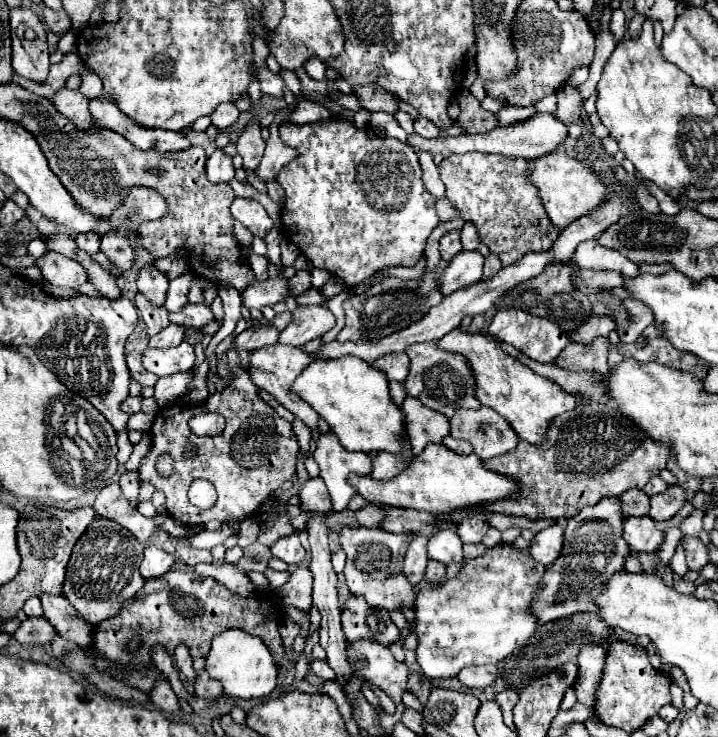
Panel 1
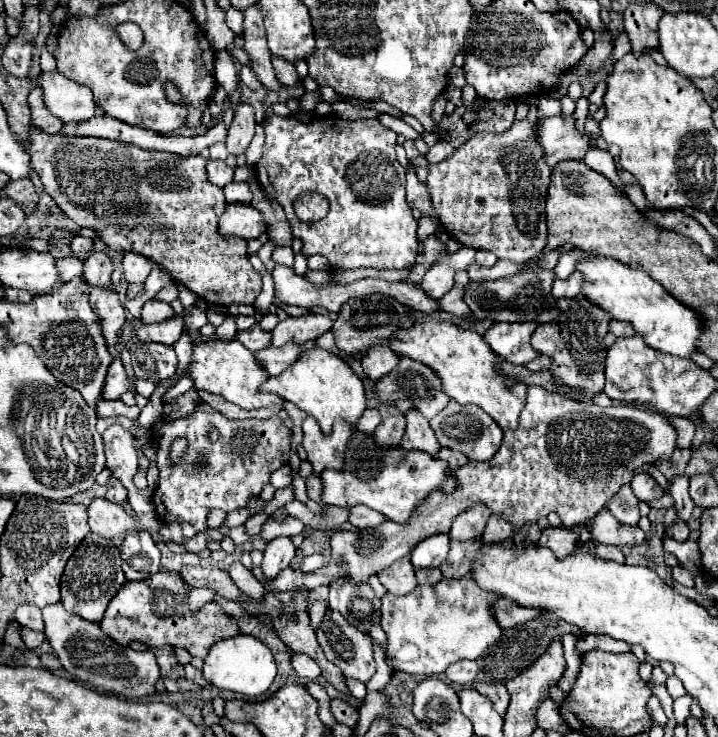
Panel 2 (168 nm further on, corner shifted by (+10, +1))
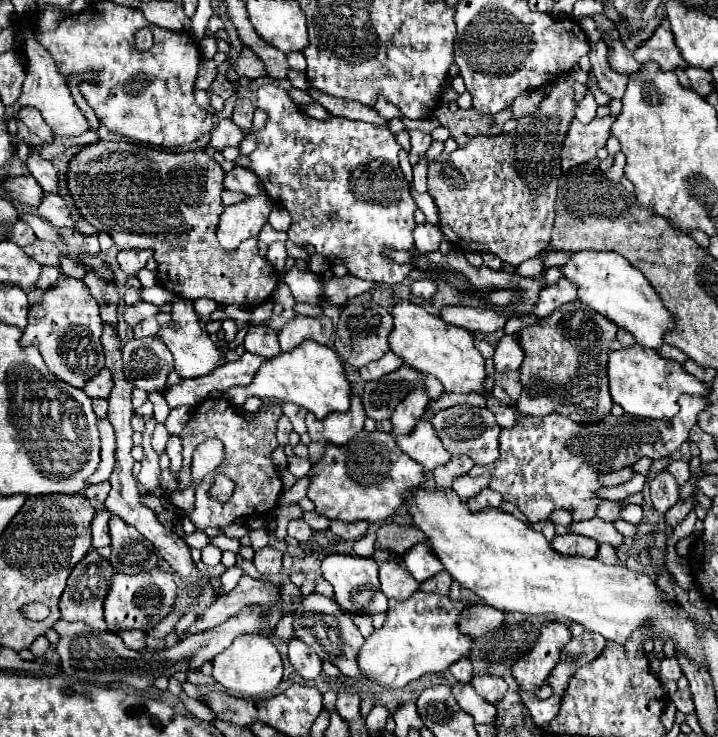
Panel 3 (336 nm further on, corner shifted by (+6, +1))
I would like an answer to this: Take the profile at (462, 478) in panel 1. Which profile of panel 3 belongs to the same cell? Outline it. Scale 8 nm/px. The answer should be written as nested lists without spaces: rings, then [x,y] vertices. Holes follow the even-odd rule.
[[[362,430],[346,446],[326,446],[324,456],[308,472],[308,498],[314,502],[316,512],[330,520],[384,522],[404,504],[402,494],[422,484],[422,472],[424,468],[418,462],[398,450],[392,434]]]

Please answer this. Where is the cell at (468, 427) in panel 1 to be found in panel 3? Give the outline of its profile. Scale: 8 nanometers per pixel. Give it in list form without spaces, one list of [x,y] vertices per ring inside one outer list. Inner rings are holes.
[[[456,404],[456,406],[450,406],[446,410],[440,410],[432,418],[432,426],[434,426],[438,438],[442,440],[444,448],[450,454],[454,454],[454,456],[464,454],[478,466],[494,464],[498,460],[498,434],[502,428],[498,426],[494,414],[488,408]]]

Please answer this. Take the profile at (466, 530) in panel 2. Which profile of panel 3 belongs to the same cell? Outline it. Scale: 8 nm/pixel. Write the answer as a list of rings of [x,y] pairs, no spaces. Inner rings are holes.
[[[480,490],[478,496],[474,496],[474,498],[468,500],[470,510],[482,510],[486,506],[498,508],[500,504],[502,504],[502,496],[498,492],[494,492],[494,490]]]

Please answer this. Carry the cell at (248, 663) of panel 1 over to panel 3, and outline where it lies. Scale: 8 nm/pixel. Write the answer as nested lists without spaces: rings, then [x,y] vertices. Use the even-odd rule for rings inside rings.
[[[244,634],[234,638],[234,642],[212,662],[214,662],[212,676],[216,678],[216,682],[222,684],[228,692],[242,694],[248,698],[264,696],[264,694],[270,694],[274,688],[278,688],[282,680],[282,670],[284,670],[282,658],[276,646],[266,636],[260,636],[260,634]]]

